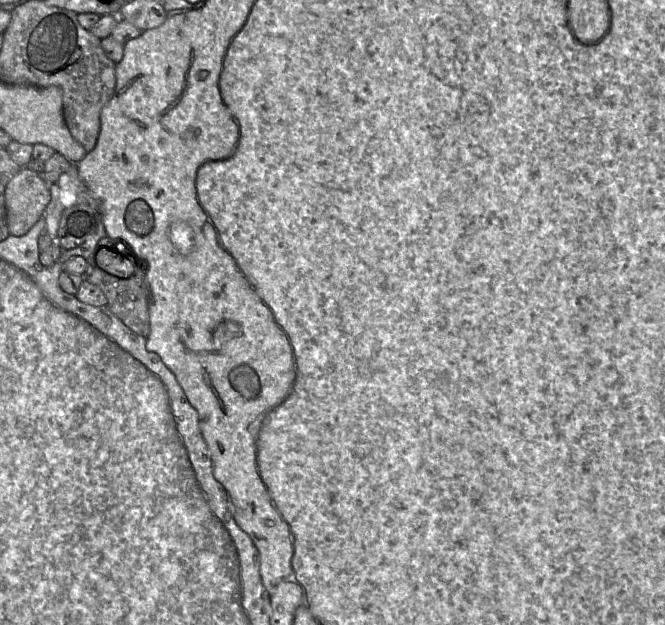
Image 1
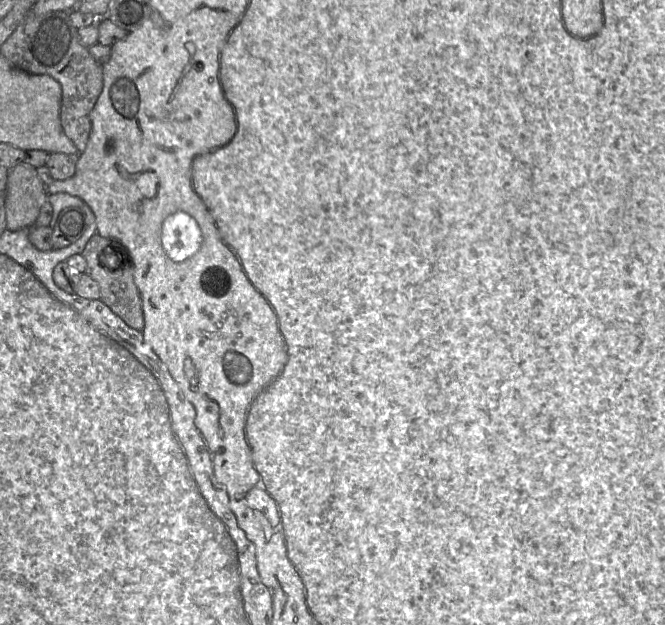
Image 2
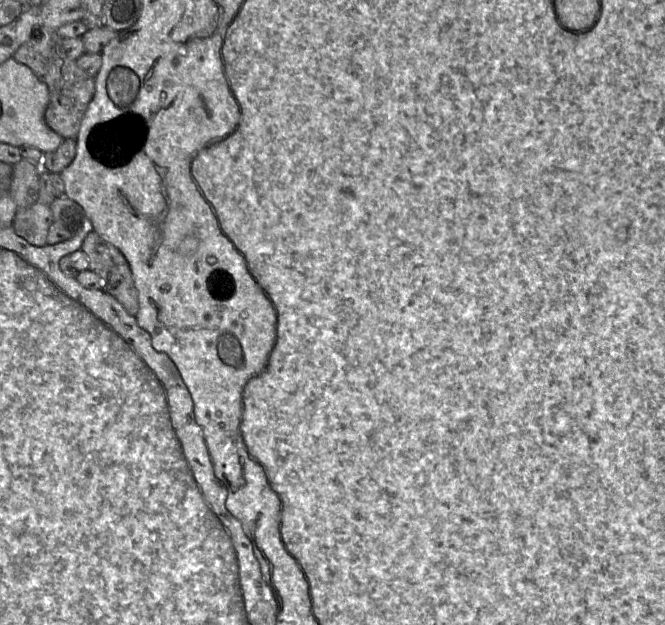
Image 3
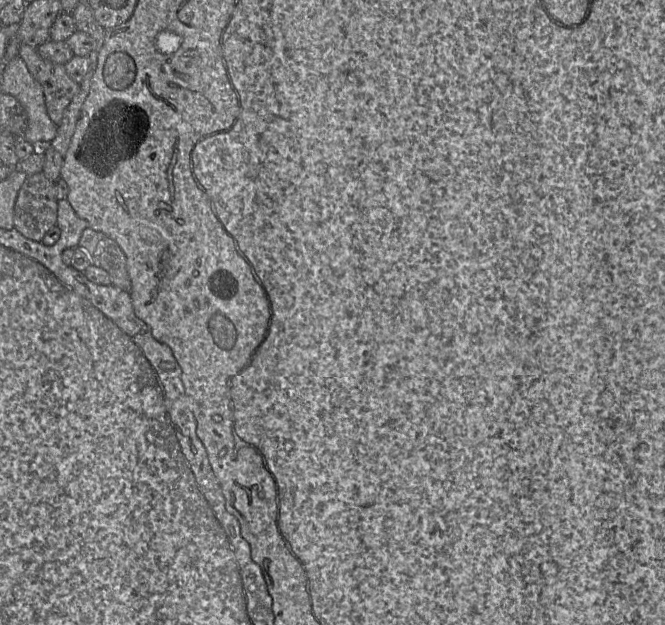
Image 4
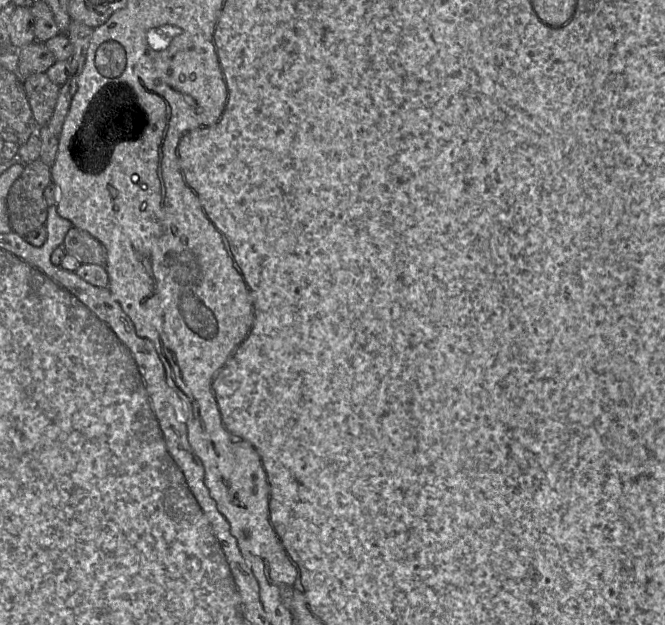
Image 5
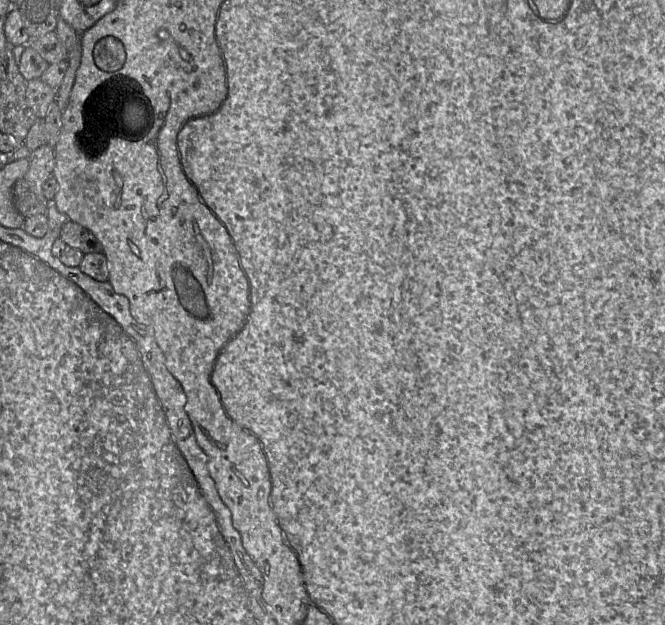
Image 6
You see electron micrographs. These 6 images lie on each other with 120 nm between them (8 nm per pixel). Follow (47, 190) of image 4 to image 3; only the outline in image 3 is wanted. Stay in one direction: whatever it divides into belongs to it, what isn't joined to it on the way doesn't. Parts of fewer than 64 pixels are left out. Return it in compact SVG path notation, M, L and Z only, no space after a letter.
M38 201L17 209L12 227L15 233L35 246L47 245L49 228L53 223L50 206Z

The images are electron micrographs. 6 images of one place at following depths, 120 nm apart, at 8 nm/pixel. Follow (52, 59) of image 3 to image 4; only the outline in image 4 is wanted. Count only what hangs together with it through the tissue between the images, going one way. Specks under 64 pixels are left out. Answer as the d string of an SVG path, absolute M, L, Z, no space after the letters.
M20 44L19 57L43 89L46 111L55 125L62 121L65 110L80 90L80 84L66 73L63 64L43 59L37 47Z

